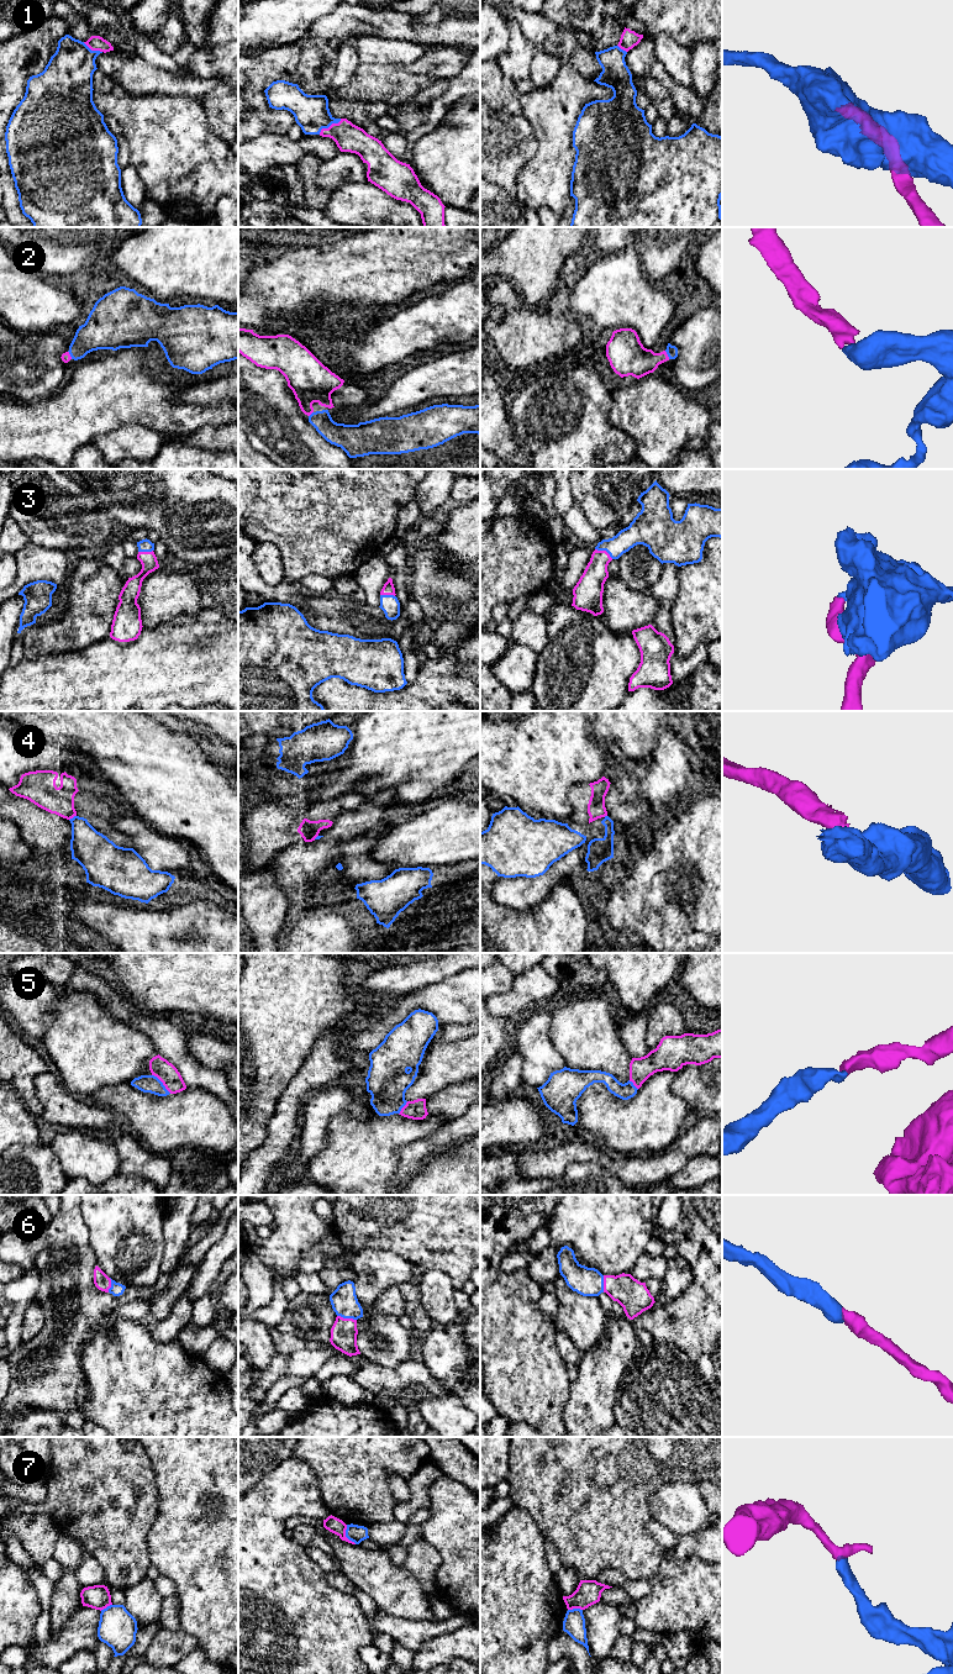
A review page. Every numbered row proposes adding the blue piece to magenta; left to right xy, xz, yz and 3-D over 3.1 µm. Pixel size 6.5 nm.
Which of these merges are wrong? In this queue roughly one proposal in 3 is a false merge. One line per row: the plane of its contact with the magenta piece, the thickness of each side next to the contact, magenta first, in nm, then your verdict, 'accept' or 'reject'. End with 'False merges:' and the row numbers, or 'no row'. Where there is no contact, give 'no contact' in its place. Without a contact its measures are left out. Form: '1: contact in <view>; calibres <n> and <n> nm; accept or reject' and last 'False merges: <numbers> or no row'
1: contact in xz; calibres 190 and 240 nm; accept
2: contact in yz; calibres 240 and 80 nm; accept
3: contact in yz; calibres 180 and 150 nm; accept
4: contact in xy; calibres 190 and 240 nm; reject
5: contact in xy; calibres 140 and 110 nm; accept
6: contact in xz; calibres 180 and 170 nm; accept
7: contact in xz; calibres 100 and 120 nm; reject
False merges: 4, 7

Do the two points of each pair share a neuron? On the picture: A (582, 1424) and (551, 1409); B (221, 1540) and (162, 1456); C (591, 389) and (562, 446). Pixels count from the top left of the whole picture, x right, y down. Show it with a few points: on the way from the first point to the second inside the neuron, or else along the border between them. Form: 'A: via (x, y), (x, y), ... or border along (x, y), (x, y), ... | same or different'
A: border along (569, 1385), (569, 1396), (563, 1409), (563, 1424) | different
B: via (206, 1519), (196, 1503), (196, 1490), (183, 1477) | same
C: via (586, 404), (585, 415), (577, 431) | same

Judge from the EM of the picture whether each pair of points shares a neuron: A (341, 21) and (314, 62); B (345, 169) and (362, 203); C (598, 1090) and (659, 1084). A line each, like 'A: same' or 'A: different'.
A: different
B: different
C: same

